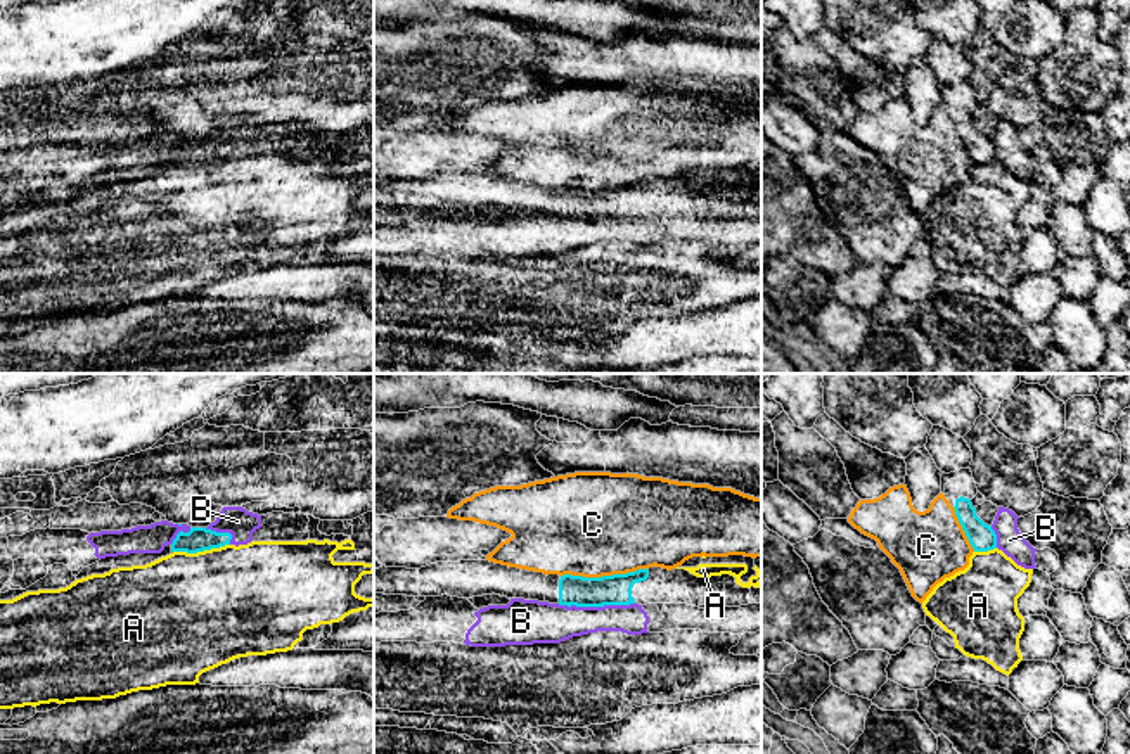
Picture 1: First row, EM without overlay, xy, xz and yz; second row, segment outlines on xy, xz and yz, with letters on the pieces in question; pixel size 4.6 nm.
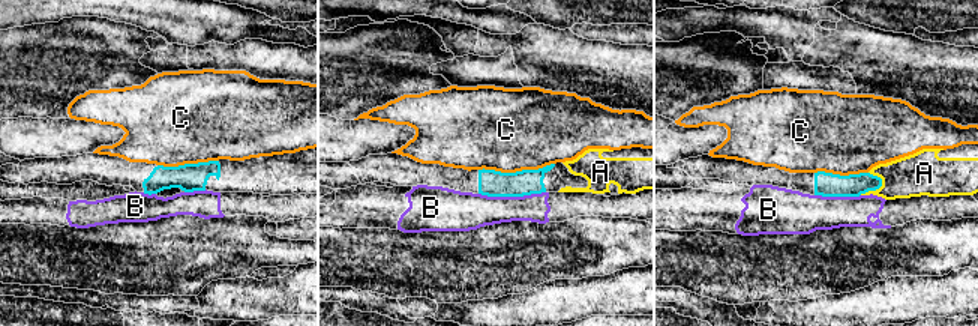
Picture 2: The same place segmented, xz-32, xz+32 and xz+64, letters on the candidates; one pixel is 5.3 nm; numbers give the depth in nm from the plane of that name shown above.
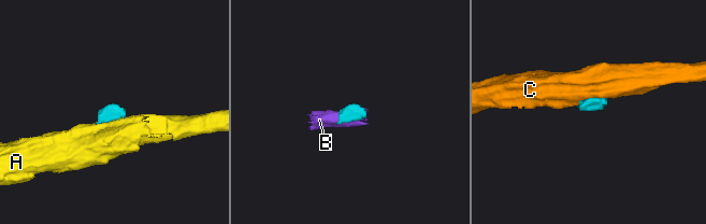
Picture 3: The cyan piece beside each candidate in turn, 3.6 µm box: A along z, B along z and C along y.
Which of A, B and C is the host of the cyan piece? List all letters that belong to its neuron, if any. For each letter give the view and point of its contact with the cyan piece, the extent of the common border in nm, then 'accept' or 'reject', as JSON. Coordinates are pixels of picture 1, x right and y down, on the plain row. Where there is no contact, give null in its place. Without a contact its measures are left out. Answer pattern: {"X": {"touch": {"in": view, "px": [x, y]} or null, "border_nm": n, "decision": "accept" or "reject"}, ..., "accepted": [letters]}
{"A": {"touch": {"in": "xy", "px": [201, 163]}, "border_nm": 260, "decision": "reject"}, "B": {"touch": {"in": "xz", "px": [596, 218]}, "border_nm": 360, "decision": "reject"}, "C": {"touch": {"in": "xz", "px": [604, 189]}, "border_nm": 400, "decision": "reject"}, "accepted": []}

